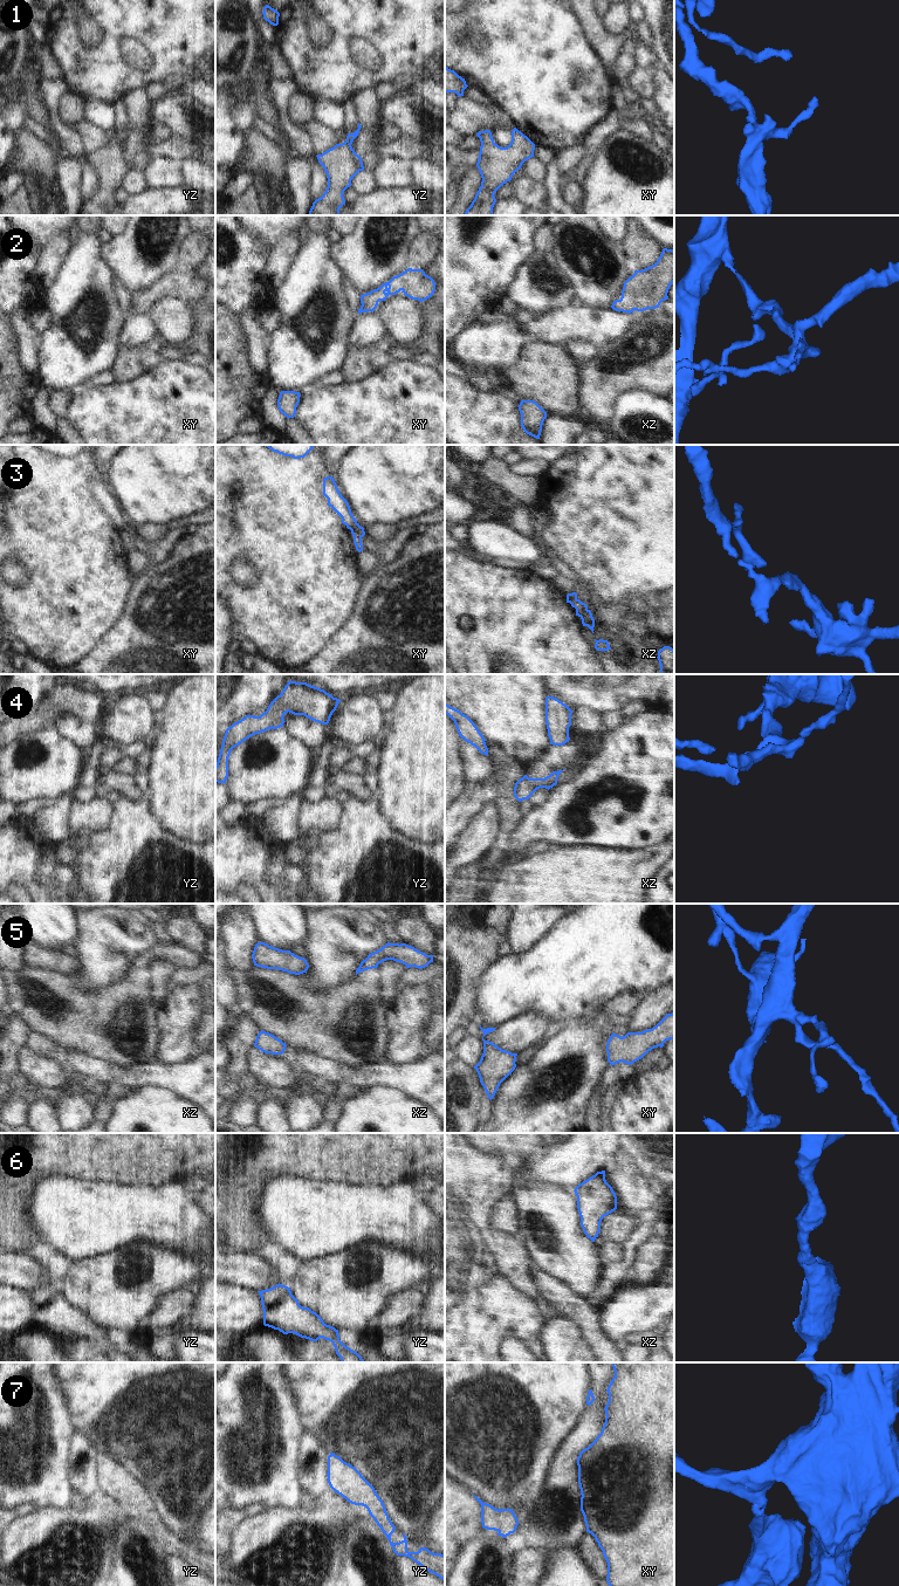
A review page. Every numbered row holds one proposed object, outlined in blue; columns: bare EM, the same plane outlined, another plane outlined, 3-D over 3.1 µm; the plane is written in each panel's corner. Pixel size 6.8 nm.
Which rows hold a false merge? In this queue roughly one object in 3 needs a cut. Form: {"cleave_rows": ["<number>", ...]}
{"cleave_rows": ["3"]}

